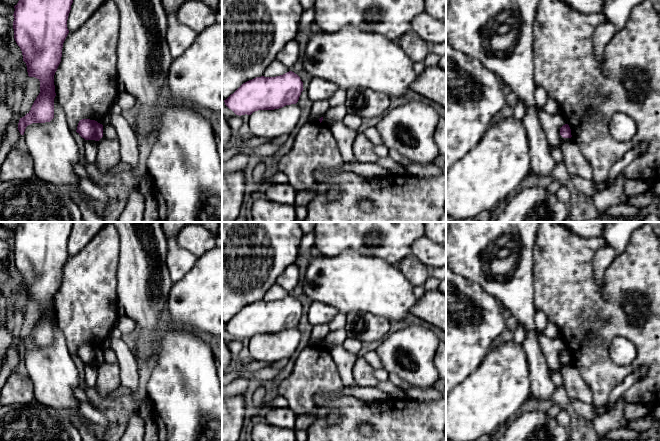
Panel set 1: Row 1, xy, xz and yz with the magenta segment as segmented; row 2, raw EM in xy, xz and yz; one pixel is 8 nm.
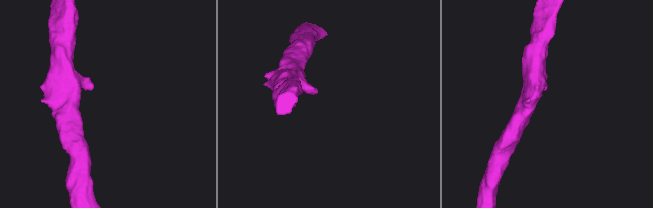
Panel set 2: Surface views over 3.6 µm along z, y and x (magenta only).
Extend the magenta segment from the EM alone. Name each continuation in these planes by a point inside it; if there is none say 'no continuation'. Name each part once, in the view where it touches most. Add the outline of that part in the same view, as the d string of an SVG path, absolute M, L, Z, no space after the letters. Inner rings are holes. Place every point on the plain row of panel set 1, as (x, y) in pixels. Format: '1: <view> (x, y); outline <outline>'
no continuation

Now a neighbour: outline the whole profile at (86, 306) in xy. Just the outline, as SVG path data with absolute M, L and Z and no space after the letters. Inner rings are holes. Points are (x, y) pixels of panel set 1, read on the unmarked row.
M108 222L78 254L69 256L63 267L54 309L72 356L82 343L102 348L116 326L119 250L118 230Z

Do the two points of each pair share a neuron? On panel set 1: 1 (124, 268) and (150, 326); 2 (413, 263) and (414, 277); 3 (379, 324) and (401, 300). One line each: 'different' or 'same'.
1: same
2: same
3: different

